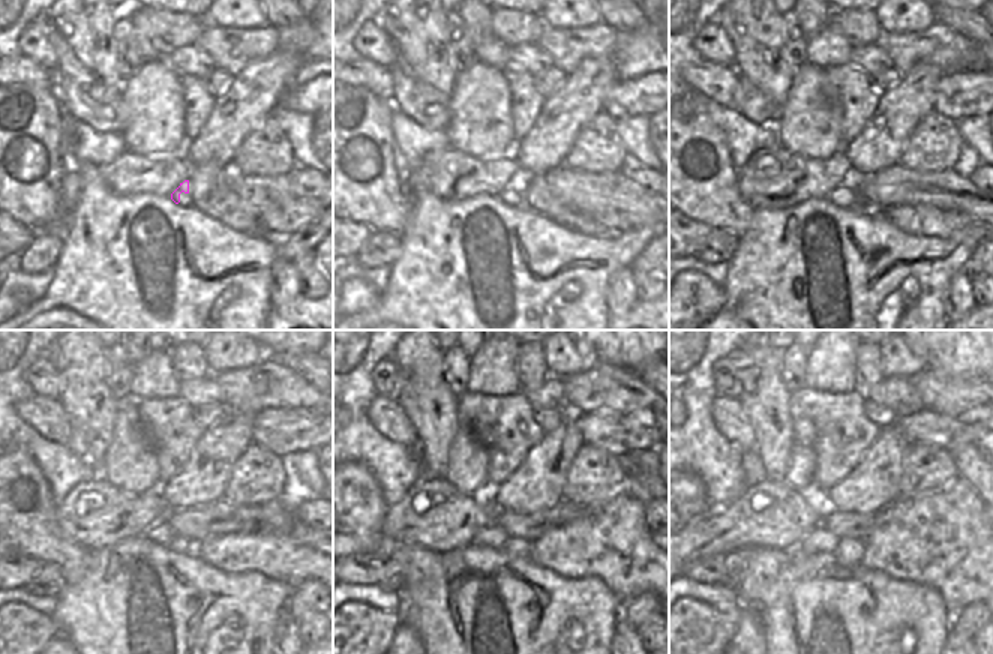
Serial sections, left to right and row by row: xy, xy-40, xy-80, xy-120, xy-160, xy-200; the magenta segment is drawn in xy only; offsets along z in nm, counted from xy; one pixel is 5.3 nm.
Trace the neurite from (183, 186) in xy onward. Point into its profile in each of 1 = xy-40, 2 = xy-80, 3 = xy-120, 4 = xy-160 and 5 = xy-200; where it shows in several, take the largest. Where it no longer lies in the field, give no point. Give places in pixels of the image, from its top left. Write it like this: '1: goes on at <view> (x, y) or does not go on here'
1: goes on at xy-40 (518, 188)
2: goes on at xy-80 (842, 197)
3: goes on at xy-120 (161, 533)
4: goes on at xy-160 (494, 536)
5: goes on at xy-200 (819, 540)

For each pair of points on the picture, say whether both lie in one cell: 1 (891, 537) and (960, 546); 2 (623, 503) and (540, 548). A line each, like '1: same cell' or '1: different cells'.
1: same cell
2: same cell

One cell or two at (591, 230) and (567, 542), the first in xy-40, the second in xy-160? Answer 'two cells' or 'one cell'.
one cell

